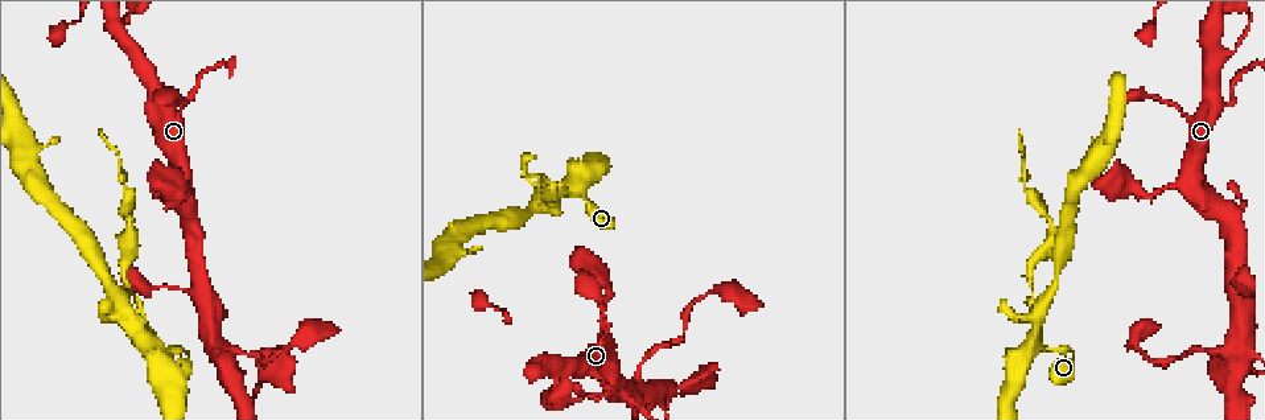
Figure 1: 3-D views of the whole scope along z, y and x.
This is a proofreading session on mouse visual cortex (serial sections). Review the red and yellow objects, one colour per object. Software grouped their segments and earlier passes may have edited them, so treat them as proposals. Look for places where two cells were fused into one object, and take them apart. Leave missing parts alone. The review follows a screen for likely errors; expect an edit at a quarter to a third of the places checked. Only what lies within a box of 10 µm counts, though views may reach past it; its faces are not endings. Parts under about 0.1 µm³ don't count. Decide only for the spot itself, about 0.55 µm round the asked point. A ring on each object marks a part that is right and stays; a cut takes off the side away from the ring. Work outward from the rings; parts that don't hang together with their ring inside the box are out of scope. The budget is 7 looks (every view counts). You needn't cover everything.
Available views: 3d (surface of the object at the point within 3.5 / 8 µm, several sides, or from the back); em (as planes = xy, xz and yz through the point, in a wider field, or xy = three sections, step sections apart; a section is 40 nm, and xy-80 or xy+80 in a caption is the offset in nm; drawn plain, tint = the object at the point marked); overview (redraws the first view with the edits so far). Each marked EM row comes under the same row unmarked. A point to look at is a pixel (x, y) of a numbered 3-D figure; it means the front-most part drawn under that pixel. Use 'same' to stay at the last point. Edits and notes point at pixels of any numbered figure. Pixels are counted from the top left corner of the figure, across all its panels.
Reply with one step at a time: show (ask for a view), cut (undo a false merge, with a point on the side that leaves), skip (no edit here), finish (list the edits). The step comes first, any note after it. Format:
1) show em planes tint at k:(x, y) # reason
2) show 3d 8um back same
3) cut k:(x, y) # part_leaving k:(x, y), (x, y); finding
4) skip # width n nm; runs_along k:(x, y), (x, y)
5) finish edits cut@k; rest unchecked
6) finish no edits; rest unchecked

show 3d 3.5um at 1:(134, 320) # thin arm on a thick one

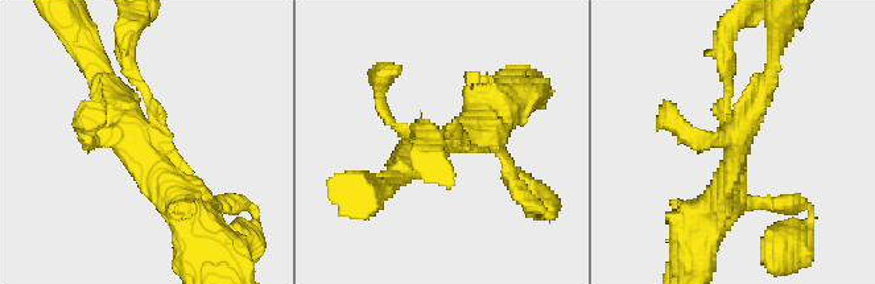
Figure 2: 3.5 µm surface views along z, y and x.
show em xy step 1 tint at 2:(740, 138)

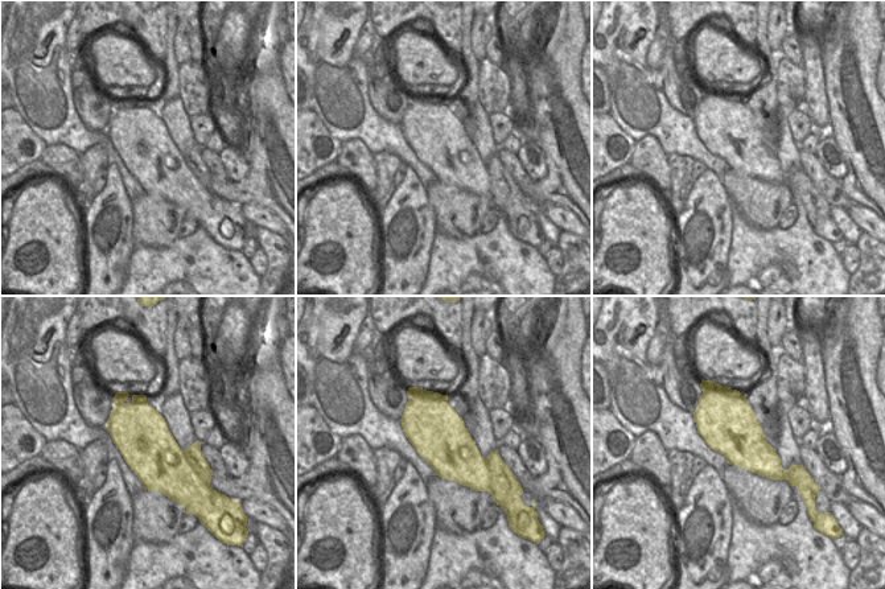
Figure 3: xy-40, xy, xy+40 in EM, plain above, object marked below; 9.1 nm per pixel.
cut 2:(136, 77) # part_leaving 2:(152, 118), (127, 32); a second cell is stuck on

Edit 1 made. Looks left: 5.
show 3d 3.5um at 1:(681, 394) # thick turns thin

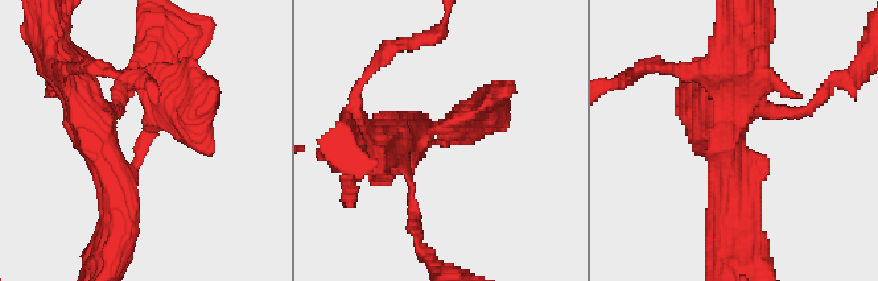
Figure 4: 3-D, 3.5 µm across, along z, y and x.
skip # runs_along 4:(382, 136), (442, 143), (487, 99); one cell here

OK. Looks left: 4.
show 3d 3.5um at 1:(605, 385) # calibre changes

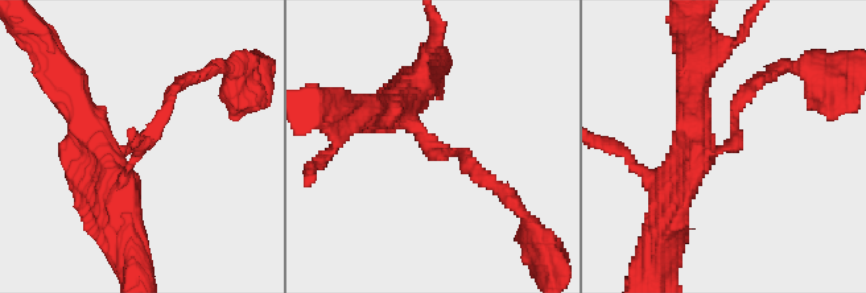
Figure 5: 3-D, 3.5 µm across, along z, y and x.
show em planes tint at 5:(435, 150) # arm_widths 150, 450 nm; now the EM

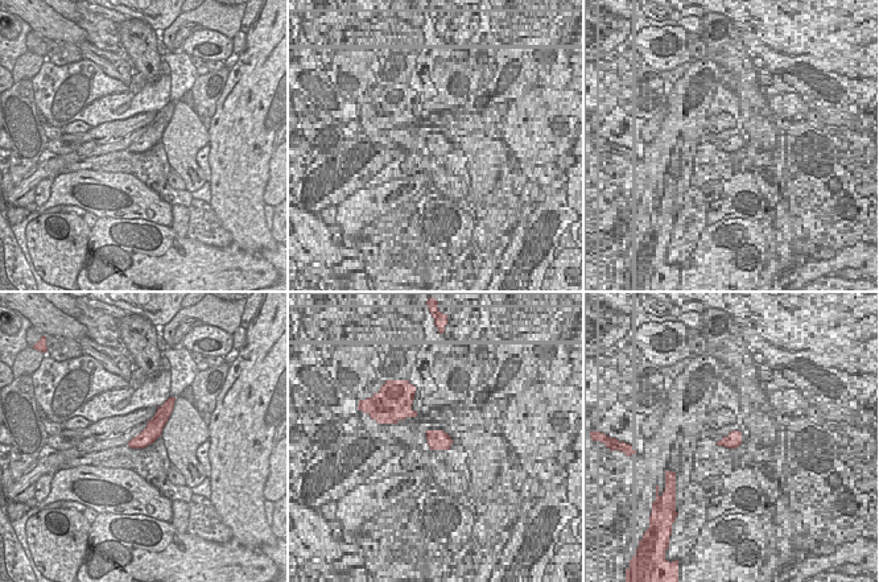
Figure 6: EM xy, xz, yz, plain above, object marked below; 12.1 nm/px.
skip # runs_along 5:(118, 199), (102, 156), (133, 148), (186, 78); all the same cell

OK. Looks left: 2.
finish edits cut@2; rest unchecked

